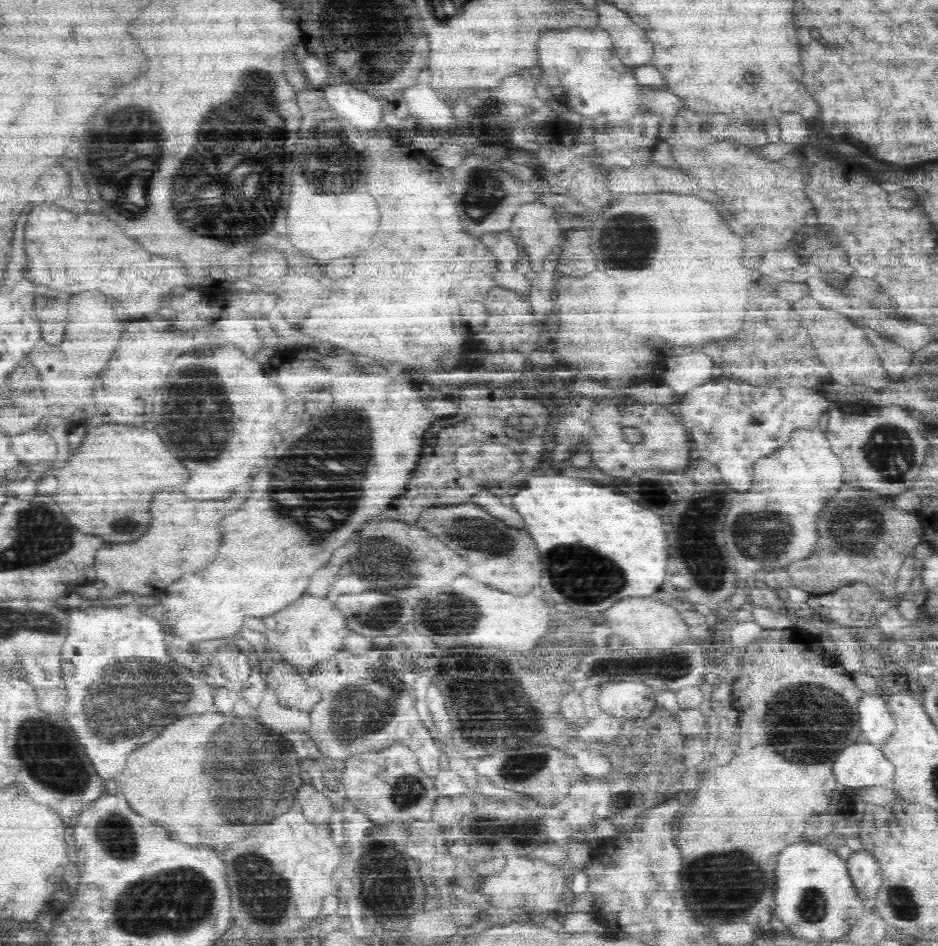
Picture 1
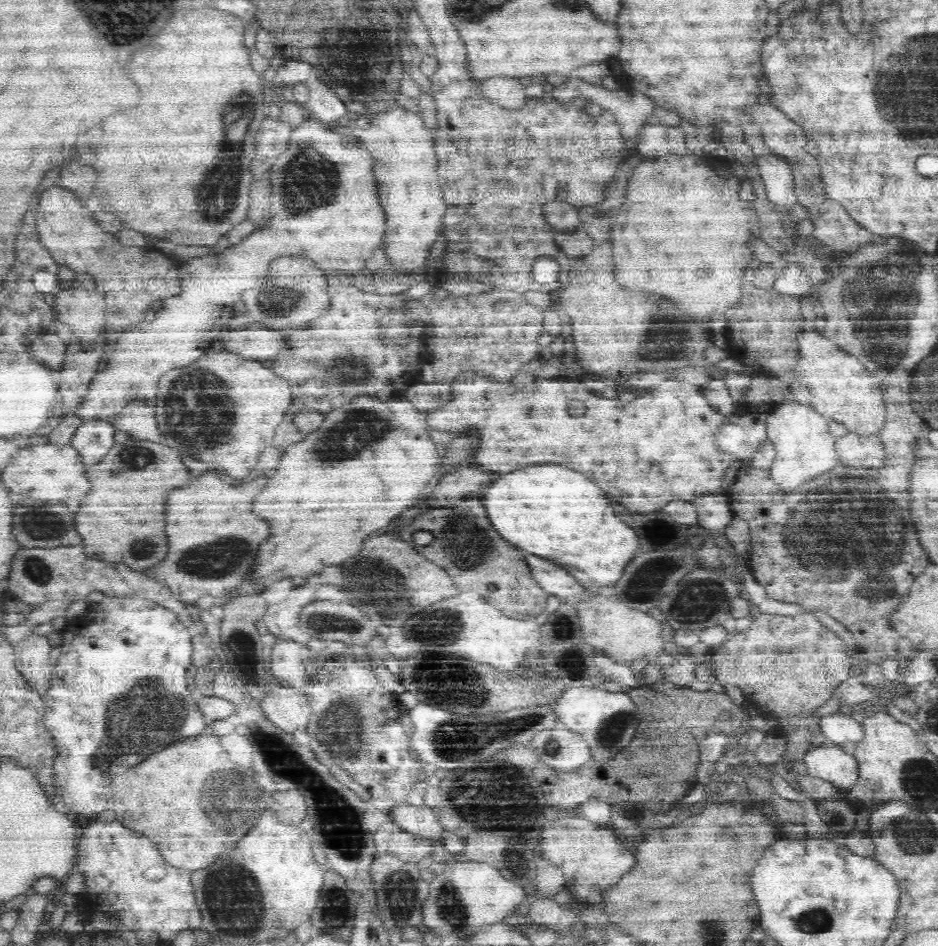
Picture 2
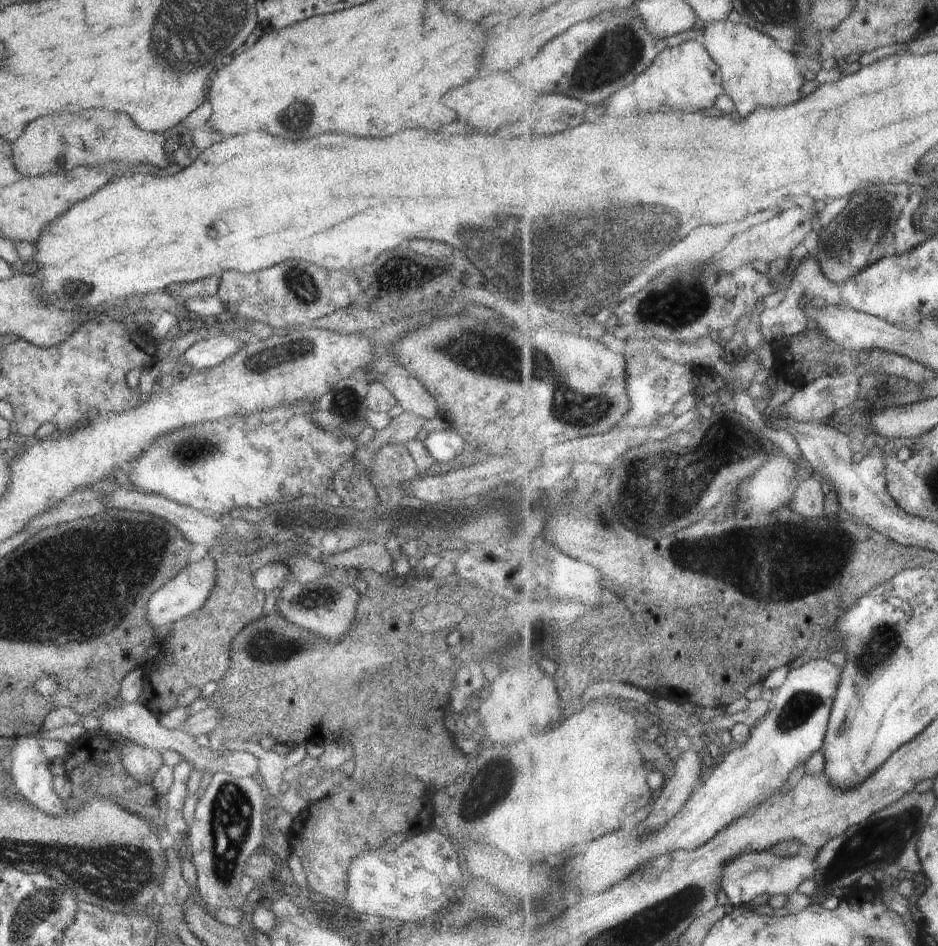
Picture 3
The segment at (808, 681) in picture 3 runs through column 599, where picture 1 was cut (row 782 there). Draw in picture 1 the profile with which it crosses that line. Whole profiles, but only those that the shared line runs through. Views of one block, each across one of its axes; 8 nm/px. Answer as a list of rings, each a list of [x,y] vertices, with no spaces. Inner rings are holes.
[[[863,739],[862,744],[854,743],[838,756],[834,774],[840,784],[861,789],[867,786],[887,785],[894,780],[896,767],[884,754],[881,746]]]

